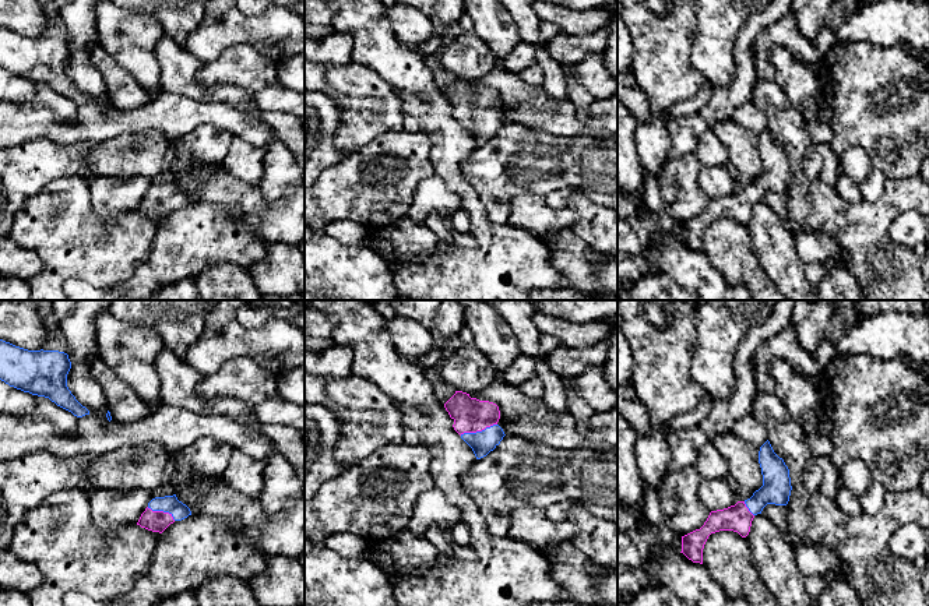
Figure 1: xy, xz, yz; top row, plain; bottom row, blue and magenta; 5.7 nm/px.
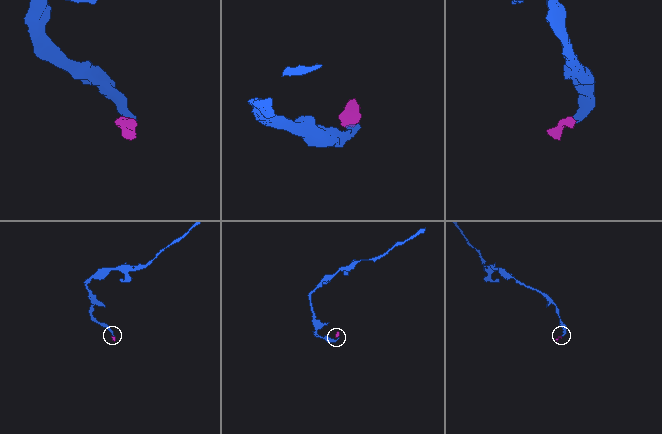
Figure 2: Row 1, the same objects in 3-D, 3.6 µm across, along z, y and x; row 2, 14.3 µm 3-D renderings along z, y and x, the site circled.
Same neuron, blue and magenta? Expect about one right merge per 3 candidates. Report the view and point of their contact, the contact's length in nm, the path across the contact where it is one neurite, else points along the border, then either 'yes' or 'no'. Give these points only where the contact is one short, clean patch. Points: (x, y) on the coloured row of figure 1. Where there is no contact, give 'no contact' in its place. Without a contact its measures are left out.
meets blue in xz at (478, 432); contact 220 nm long; runs through xz (482, 443), (478, 432), (477, 422), (471, 415); yes

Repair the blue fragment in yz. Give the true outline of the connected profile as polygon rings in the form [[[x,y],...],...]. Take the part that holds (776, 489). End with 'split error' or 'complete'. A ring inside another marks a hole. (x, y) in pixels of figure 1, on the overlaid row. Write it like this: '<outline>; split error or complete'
[[[767,440],[759,451],[763,486],[745,501],[724,510],[711,511],[700,529],[682,536],[682,552],[693,563],[703,564],[703,549],[711,533],[733,531],[742,538],[750,532],[752,521],[767,504],[787,505],[791,496],[789,469]]]; split error

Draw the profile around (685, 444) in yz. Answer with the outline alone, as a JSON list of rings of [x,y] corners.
[[[775,300],[770,317],[756,323],[749,330],[735,356],[735,387],[731,397],[728,399],[712,401],[710,412],[697,427],[666,433],[668,445],[672,452],[666,475],[694,465],[700,448],[707,441],[731,431],[733,423],[750,412],[756,397],[752,357],[761,343],[789,325],[795,303],[796,300]]]

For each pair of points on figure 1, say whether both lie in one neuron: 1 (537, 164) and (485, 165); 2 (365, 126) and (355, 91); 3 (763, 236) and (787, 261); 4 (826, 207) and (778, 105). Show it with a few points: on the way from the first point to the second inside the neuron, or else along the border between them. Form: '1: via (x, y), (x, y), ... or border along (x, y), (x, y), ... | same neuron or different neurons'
1: via (524, 161), (507, 161), (498, 165) | same neuron
2: via (365, 117), (363, 99) | same neuron
3: via (769, 242), (781, 256) | same neuron
4: border along (819, 180), (810, 190), (810, 211), (806, 215) | different neurons

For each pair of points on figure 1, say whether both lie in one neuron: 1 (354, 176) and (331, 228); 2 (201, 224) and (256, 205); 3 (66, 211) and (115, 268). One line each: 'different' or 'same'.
1: different
2: different
3: same

